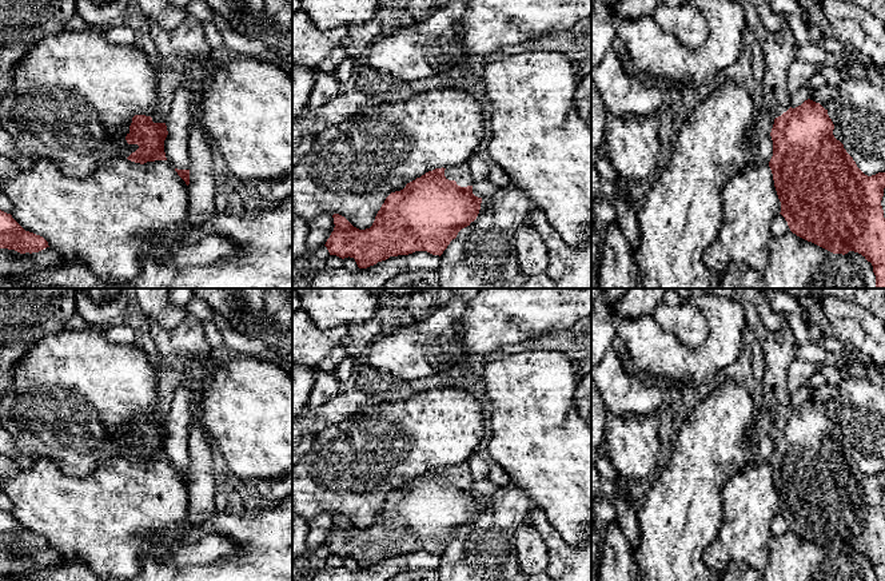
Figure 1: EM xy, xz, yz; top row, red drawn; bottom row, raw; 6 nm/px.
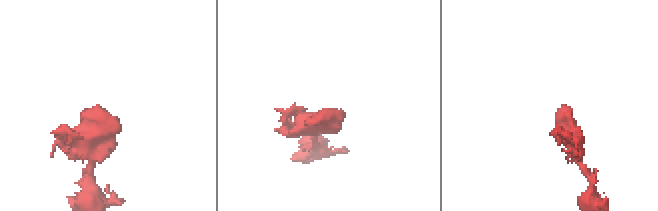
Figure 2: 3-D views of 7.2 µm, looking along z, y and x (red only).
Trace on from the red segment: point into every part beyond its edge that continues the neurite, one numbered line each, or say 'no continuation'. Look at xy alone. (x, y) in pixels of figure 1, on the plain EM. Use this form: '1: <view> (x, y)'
1: xy (179, 347)

